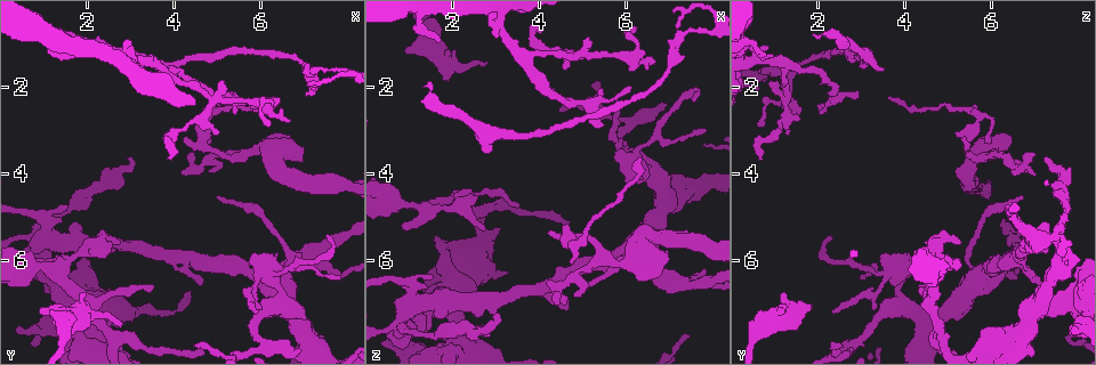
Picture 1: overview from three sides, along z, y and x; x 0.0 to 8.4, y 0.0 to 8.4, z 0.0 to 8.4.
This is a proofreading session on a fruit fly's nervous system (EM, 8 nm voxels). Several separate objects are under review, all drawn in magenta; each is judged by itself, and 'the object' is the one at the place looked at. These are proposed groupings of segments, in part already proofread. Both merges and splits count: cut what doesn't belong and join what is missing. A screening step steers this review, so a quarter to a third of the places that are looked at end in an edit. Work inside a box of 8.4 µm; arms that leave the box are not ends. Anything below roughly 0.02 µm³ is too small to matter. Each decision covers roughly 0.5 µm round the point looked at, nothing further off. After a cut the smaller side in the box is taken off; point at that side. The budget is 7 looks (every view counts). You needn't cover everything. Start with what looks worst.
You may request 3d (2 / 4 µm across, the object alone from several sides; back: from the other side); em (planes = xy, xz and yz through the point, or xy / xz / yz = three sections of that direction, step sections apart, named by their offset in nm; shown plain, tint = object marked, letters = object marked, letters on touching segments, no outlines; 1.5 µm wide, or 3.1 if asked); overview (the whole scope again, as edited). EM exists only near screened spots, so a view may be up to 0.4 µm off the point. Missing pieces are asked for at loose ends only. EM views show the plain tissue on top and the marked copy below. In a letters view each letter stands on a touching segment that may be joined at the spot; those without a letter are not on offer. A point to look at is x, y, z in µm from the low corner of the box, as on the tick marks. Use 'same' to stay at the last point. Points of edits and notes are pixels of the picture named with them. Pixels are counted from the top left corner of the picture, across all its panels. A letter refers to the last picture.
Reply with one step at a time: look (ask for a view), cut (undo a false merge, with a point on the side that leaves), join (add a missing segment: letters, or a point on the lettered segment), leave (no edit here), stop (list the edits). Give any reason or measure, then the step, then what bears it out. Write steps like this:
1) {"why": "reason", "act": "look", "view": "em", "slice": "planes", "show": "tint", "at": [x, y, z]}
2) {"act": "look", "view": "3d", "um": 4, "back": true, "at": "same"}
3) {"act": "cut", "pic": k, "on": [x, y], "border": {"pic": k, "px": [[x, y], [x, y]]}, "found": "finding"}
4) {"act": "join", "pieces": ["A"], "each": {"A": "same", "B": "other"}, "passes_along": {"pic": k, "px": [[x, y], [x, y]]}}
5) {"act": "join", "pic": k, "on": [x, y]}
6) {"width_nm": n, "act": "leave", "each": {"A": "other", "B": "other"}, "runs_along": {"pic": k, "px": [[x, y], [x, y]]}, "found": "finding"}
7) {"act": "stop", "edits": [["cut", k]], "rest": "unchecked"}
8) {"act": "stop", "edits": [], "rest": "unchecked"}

{"why": "free end", "act": "look", "view": "em", "slice": "planes", "show": "letters", "at": [1.50, 0.90, 1.85]}

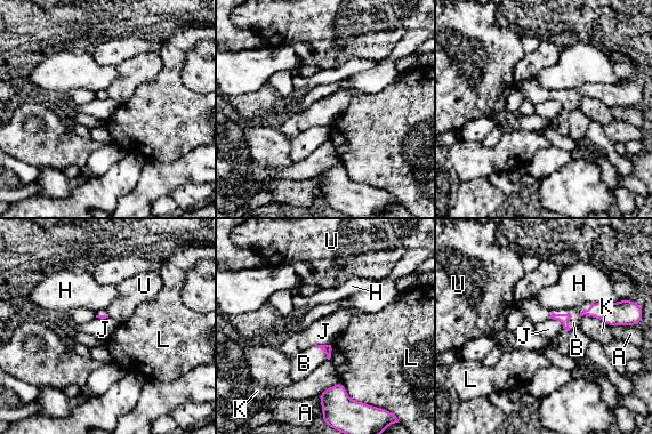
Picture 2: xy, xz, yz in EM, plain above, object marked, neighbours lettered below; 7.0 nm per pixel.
{"act": "join", "pieces": ["B"], "each": {"A": "other", "B": "same", "H": "other", "J": "other", "K": "other", "L": "other", "U": "other"}, "passes_along": {"pic": 2, "px": [[564, 319], [569, 314], [573, 322]]}, "found": "the cell continues"}

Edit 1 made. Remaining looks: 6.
{"why": "stops while still wide", "act": "look", "view": "3d", "um": 2, "at": [1.90, 6.80, 1.25]}

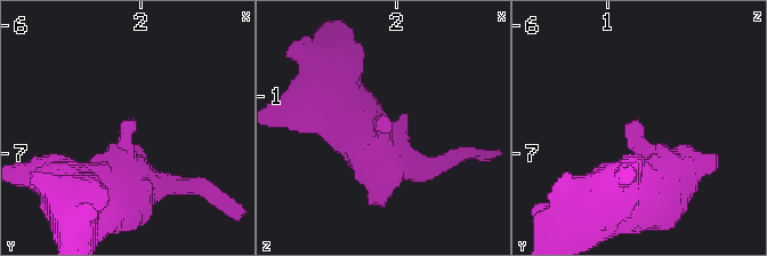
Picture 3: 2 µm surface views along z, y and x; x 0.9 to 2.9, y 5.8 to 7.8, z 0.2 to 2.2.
{"act": "look", "view": "em", "slice": "planes", "show": "letters", "at": [1.96, 6.74, 1.22]}

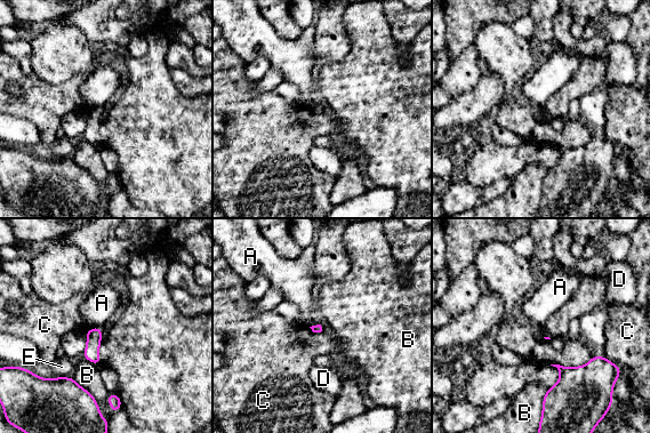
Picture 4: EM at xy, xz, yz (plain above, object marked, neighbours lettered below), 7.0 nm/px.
{"act": "leave", "each": {"A": "other", "B": "other", "C": "other", "D": "other", "E": "other"}, "border": {"pic": 4, "px": [[101, 326], [90, 328]]}, "found": "no lettered segment goes on from it"}

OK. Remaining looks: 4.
{"why": "branch stops here", "act": "look", "view": "3d", "um": 4, "at": [2.80, 5.60, 5.25]}

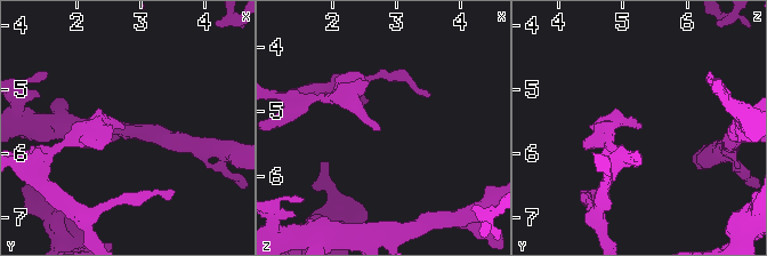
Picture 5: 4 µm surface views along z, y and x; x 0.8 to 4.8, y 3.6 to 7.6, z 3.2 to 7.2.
{"act": "look", "view": "em", "slice": "planes", "show": "letters", "at": [2.80, 5.60, 5.25]}

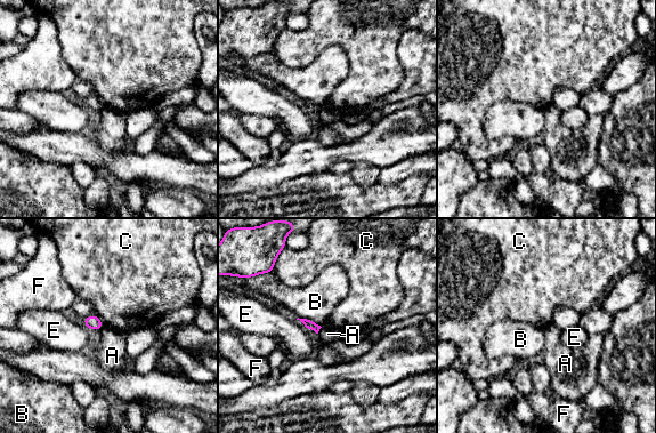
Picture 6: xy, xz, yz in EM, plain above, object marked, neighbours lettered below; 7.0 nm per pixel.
{"act": "leave", "each": {"A": "other", "B": "other", "C": "other", "E": "other", "F": "other"}, "border": {"pic": 6, "px": [[322, 327], [317, 334]]}, "found": "none of them fits"}

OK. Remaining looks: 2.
{"act": "stop", "edits": [["join", 2]], "rest": "unchecked"}

